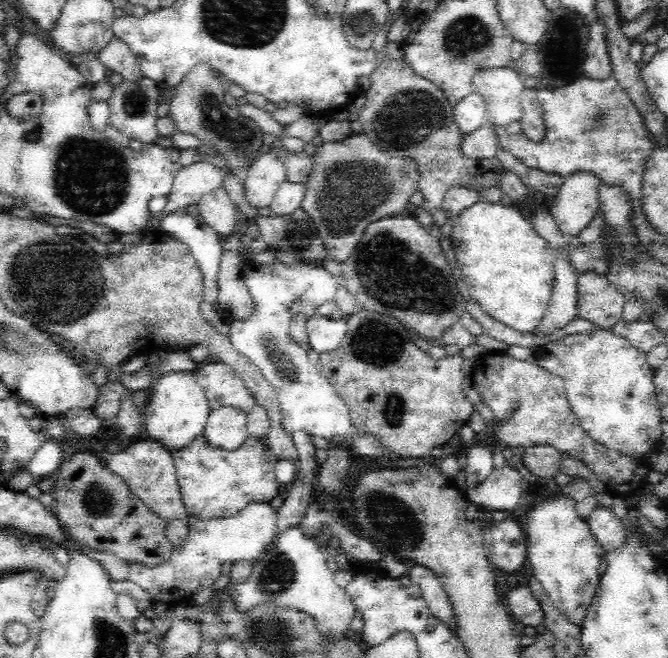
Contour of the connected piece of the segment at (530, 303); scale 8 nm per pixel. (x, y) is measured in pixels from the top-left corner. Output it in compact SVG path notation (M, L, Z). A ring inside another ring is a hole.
M480 200L452 222L452 248L462 270L462 288L486 316L520 334L534 334L548 314L554 288L554 254L550 244L536 234L516 206Z

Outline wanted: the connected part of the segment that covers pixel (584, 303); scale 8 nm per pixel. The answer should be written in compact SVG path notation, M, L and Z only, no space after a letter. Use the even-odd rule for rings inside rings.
M588 272L580 274L578 286L578 318L592 322L600 330L610 330L622 320L626 296L612 286L606 276Z

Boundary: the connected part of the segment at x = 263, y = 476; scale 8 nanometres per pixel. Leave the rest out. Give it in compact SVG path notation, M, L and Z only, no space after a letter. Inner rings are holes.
M196 436L186 450L172 452L172 460L184 506L198 520L232 518L248 504L270 504L286 490L286 486L276 480L276 464L280 458L266 448L264 440L256 440L254 436L248 436L238 450L222 450L206 442L204 436Z

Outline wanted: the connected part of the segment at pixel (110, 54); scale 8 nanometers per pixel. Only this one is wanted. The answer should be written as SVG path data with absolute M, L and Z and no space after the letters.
M112 38L108 42L108 46L104 50L100 50L100 54L96 54L98 60L114 70L116 74L120 74L124 80L128 82L136 82L140 78L144 78L144 74L140 72L140 64L138 64L138 58L132 54L130 46L126 42L122 42L120 38Z

